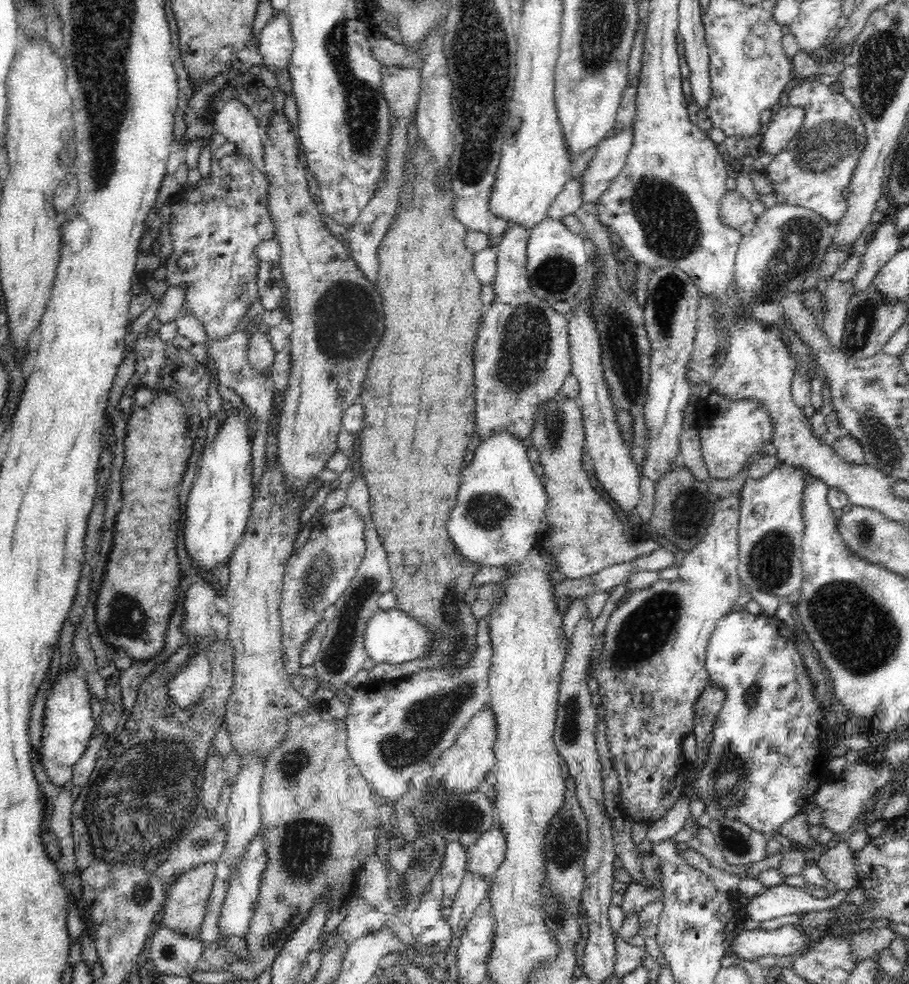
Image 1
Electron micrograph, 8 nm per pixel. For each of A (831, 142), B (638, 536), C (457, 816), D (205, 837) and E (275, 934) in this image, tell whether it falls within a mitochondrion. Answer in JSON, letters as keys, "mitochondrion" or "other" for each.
{"A":"mitochondrion","B":"other","C":"mitochondrion","D":"mitochondrion","E":"mitochondrion"}

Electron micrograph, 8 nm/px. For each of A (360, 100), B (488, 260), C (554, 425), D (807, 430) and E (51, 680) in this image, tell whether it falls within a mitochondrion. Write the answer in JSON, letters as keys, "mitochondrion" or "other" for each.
{"A":"mitochondrion","B":"other","C":"mitochondrion","D":"other","E":"other"}

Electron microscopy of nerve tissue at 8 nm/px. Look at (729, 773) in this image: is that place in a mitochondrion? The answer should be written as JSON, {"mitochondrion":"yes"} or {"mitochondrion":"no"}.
{"mitochondrion":"yes"}

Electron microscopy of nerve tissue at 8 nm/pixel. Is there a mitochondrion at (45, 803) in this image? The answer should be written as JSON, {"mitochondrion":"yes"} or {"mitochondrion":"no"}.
{"mitochondrion":"no"}

